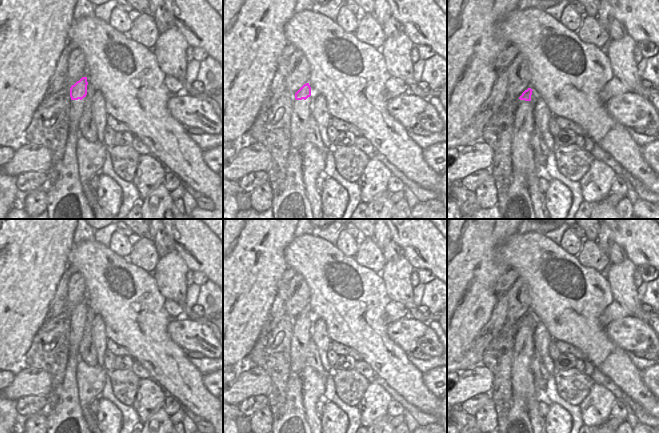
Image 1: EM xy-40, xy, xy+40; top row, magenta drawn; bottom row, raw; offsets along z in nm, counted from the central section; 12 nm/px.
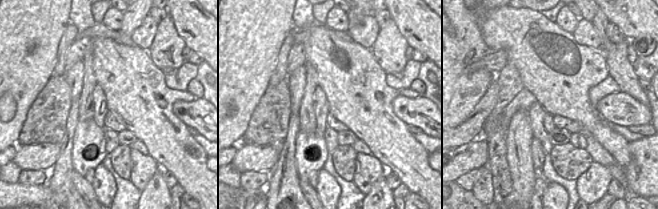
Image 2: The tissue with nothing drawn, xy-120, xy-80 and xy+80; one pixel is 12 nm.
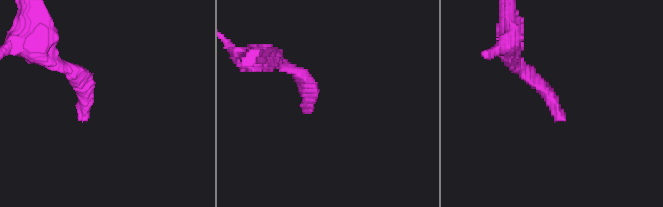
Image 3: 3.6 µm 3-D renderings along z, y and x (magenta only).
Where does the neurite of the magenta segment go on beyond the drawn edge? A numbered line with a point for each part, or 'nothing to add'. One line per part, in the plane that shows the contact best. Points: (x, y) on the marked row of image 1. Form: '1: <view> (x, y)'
1: xy+40 (522, 155).

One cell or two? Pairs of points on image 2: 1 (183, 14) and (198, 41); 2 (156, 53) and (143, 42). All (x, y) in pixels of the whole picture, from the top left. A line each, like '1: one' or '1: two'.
1: one
2: two

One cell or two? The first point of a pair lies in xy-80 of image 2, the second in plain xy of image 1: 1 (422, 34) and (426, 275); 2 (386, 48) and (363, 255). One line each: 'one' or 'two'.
1: two
2: two

